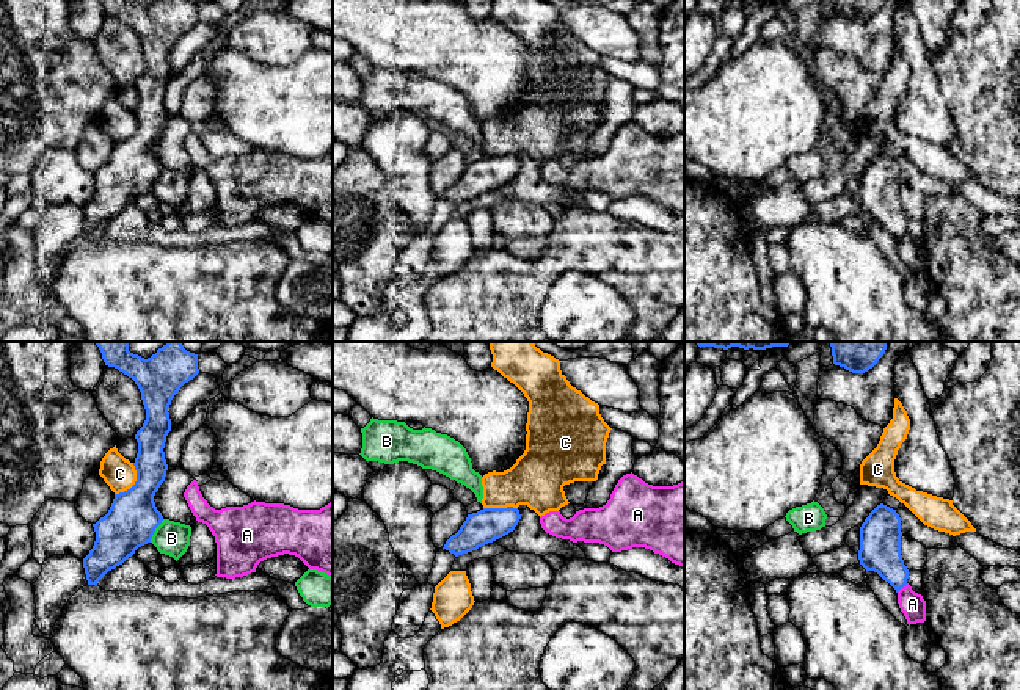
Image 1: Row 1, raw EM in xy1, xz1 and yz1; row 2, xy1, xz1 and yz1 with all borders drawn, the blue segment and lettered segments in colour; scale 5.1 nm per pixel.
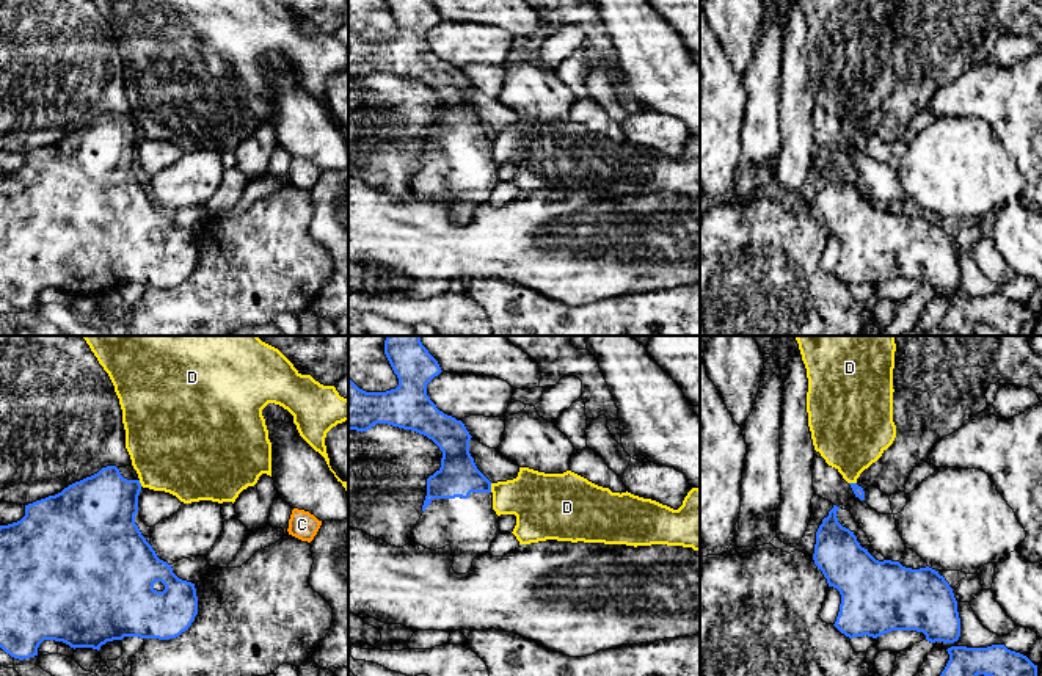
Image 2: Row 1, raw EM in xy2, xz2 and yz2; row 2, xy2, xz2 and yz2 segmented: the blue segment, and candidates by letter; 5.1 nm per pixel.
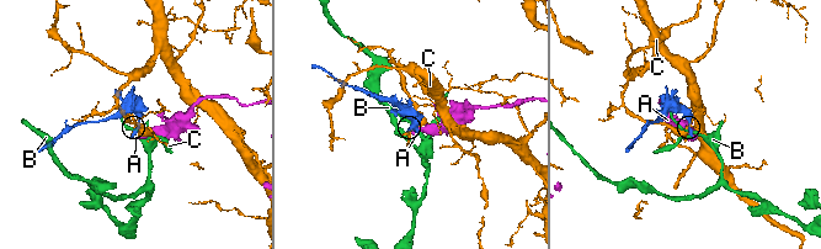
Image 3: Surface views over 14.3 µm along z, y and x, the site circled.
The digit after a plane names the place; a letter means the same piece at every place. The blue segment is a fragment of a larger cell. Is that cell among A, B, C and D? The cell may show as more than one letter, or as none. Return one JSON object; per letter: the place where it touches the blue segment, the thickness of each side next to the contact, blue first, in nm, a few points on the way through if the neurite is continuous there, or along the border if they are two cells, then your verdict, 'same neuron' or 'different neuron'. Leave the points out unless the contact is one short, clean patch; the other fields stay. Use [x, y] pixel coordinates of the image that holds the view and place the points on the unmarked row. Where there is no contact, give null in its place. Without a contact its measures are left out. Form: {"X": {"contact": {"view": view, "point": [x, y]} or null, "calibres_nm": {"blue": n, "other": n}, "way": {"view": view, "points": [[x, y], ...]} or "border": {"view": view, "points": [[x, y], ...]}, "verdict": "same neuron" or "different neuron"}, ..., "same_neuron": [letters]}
{"A": {"contact": {"view": "yz1", "point": [901, 236]}, "calibres_nm": {"blue": 200, "other": 130}, "border": {"view": "yz1", "points": [[907, 232], [896, 240]]}, "verdict": "different neuron"}, "B": {"contact": {"view": "xy1", "point": [154, 179]}, "calibres_nm": {"blue": 260, "other": 180}, "border": {"view": "xy1", "points": [[163, 168], [149, 190]]}, "verdict": "different neuron"}, "C": {"contact": {"view": "xy1", "point": [135, 132]}, "calibres_nm": {"blue": 260, "other": 170}, "border": {"view": "xy1", "points": [[134, 112], [135, 130], [115, 143]]}, "verdict": "different neuron"}, "D": {"contact": {"view": "xz2", "point": [490, 137]}, "calibres_nm": {"blue": 200, "other": 280}, "border": {"view": "xz2", "points": [[490, 132], [491, 140]]}, "verdict": "different neuron"}, "same_neuron": []}

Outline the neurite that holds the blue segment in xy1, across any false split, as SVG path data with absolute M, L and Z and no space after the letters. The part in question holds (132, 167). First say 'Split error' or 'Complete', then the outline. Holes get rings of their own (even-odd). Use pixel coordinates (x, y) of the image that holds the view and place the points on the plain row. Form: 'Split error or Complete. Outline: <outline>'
Complete. Outline: M100 0L105 14L115 16L135 30L141 41L146 69L137 80L137 130L115 143L108 162L93 172L96 190L83 207L88 234L122 213L135 199L151 191L163 165L154 144L165 130L168 113L165 91L171 80L168 56L179 38L198 22L198 3L190 0L157 0L144 8L130 0Z

